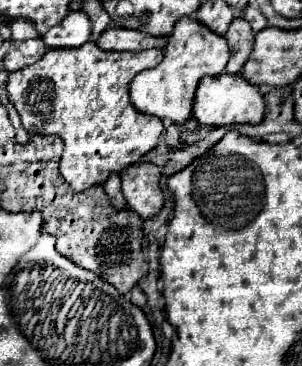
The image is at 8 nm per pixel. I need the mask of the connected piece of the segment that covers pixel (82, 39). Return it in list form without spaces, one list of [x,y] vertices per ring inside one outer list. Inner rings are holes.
[[[74,11],[74,13],[68,13],[68,17],[60,21],[60,25],[54,25],[40,37],[46,49],[74,49],[84,45],[90,39],[90,29],[92,29],[92,23],[88,15],[82,11]]]

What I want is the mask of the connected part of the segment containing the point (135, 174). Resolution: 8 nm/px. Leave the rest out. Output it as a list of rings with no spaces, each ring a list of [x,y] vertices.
[[[136,163],[128,167],[122,177],[122,193],[134,213],[150,219],[164,207],[164,193],[160,189],[160,167],[152,163]]]

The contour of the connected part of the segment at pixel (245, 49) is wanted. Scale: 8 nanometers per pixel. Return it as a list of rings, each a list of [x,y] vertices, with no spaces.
[[[234,19],[230,23],[230,29],[226,33],[226,41],[230,45],[230,61],[228,61],[228,67],[226,67],[226,73],[230,75],[240,75],[242,73],[242,67],[244,63],[248,61],[250,57],[250,51],[254,47],[254,33],[248,25],[248,21],[244,19]]]

